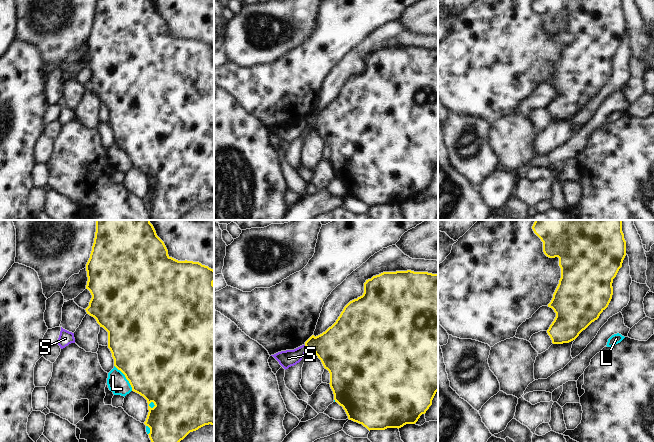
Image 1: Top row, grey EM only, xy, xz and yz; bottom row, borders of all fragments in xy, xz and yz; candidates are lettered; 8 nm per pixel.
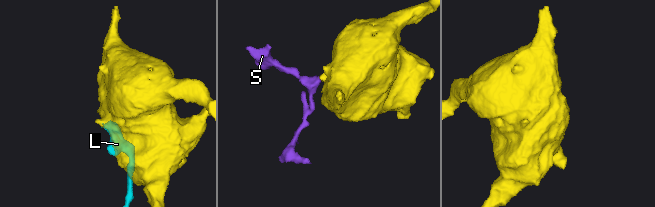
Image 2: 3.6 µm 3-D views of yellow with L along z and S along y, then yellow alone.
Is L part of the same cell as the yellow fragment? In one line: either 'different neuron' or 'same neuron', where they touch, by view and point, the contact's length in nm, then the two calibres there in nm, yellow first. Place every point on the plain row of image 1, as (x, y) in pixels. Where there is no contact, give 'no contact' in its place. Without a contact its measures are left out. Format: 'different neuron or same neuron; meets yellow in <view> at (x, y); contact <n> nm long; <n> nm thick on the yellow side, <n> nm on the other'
different neuron; meets yellow in xy at (126, 154); contact 260 nm long; 500 nm thick on the yellow side, 160 nm on the other

